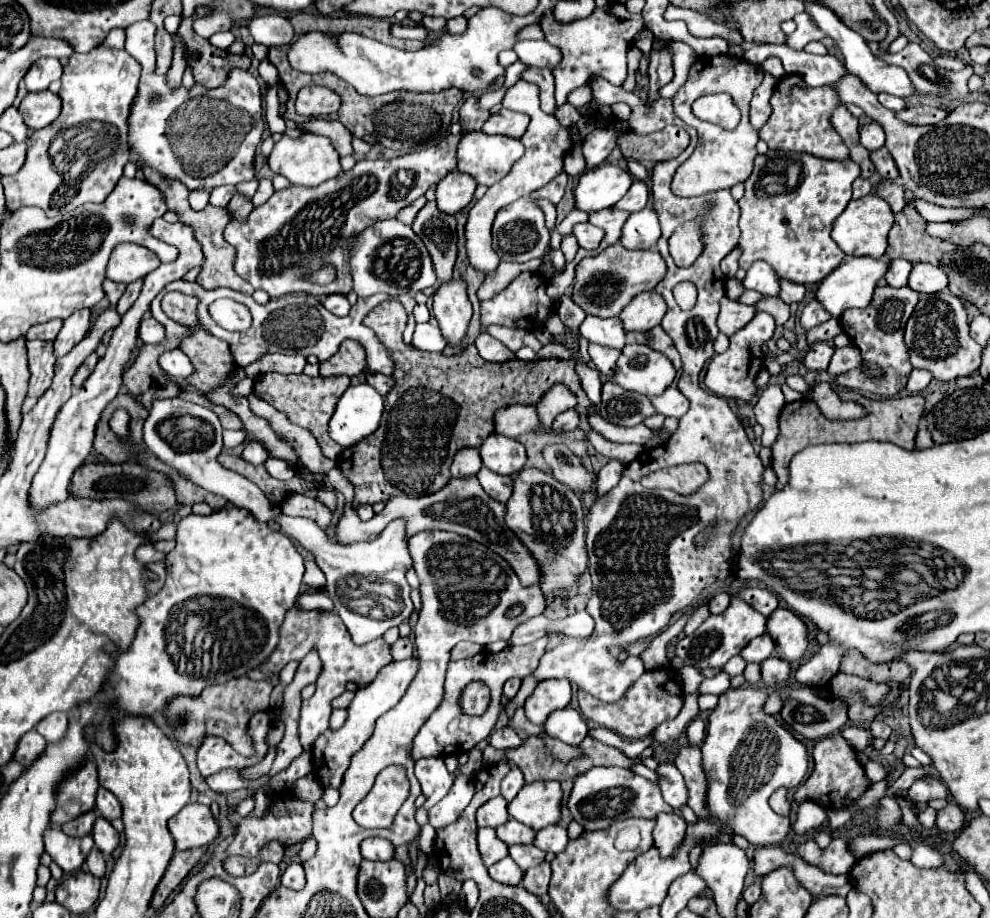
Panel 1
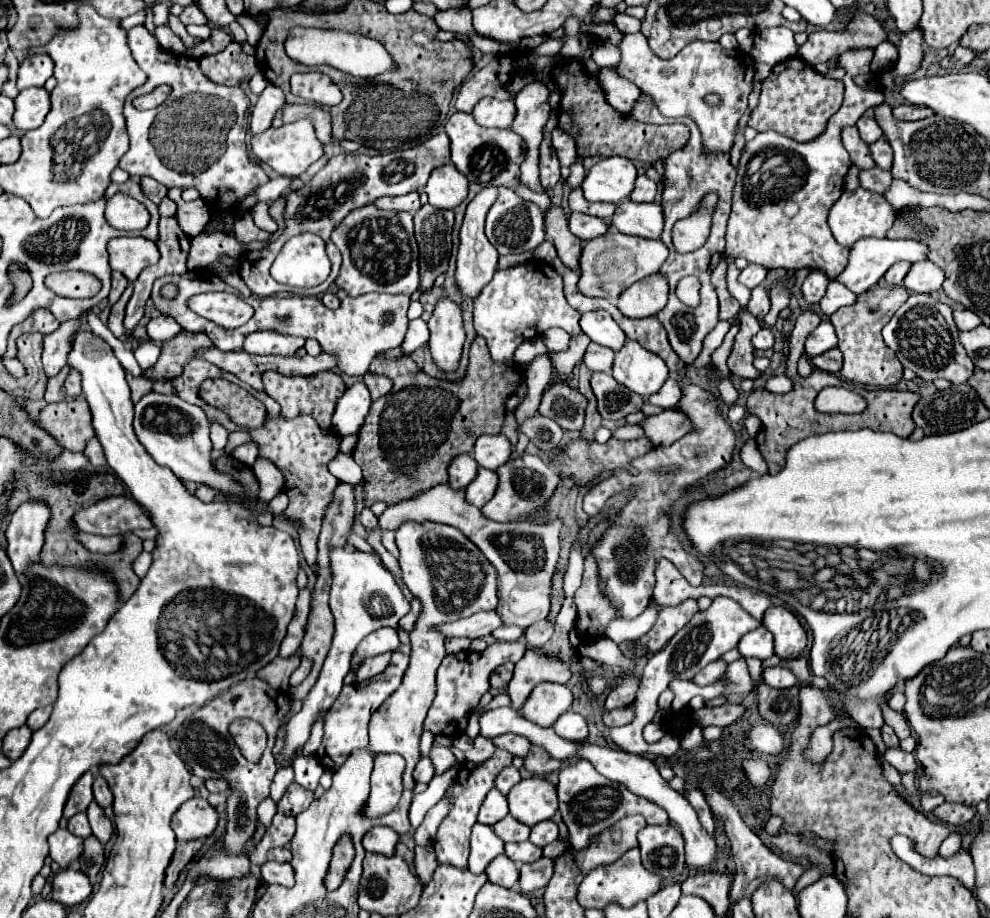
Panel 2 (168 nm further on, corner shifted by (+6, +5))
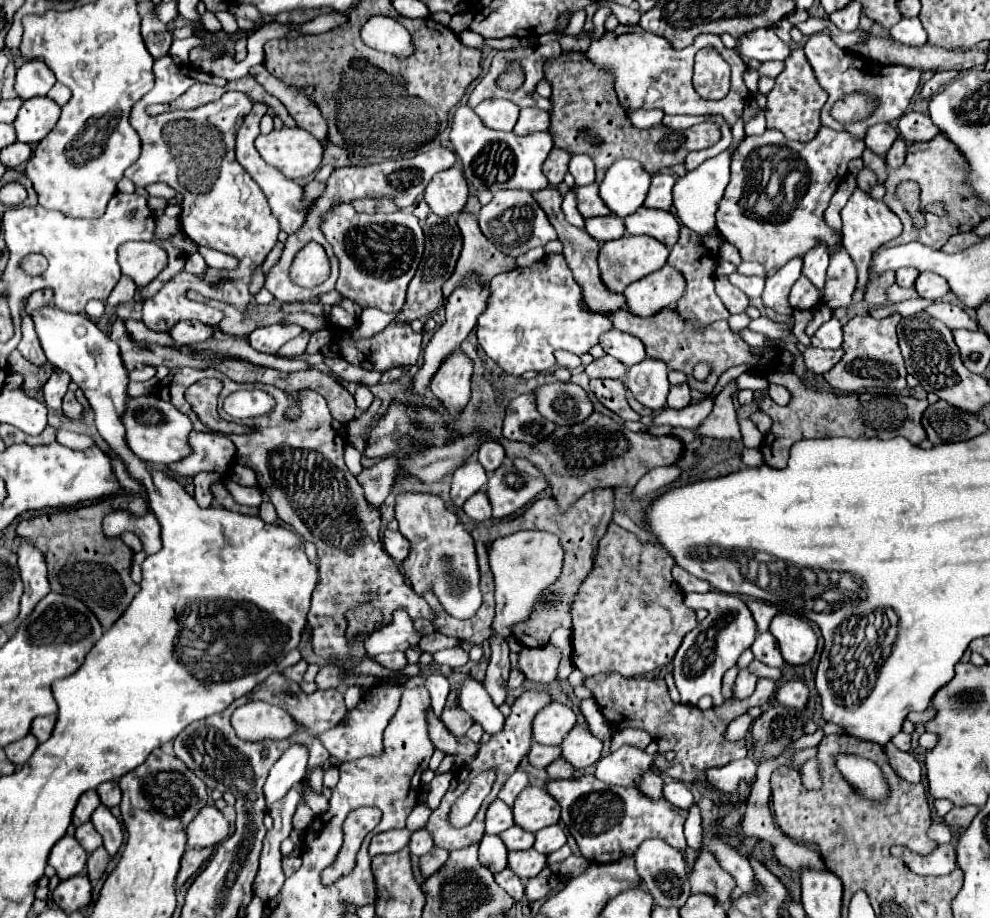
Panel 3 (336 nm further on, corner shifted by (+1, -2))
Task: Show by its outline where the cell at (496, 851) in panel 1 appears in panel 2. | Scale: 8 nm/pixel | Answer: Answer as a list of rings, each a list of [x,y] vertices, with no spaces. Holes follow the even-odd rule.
[[[475,824],[473,834],[471,834],[471,856],[469,856],[469,872],[473,874],[483,874],[487,864],[503,854],[503,842],[493,834],[491,826],[485,824]]]

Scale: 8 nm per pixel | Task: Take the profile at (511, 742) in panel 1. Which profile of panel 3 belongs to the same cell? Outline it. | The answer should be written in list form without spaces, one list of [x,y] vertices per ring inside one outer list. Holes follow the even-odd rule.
[[[532,745],[530,753],[528,753],[528,759],[534,767],[538,769],[546,769],[552,761],[556,761],[556,757],[560,759],[562,757],[562,749],[560,747],[544,747],[544,745]]]

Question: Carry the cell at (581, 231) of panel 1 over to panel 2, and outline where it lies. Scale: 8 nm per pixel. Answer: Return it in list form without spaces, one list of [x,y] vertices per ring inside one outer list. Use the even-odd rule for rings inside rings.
[[[571,212],[569,214],[569,230],[583,242],[593,240],[597,236],[603,236],[607,232],[605,222],[601,222],[601,218],[593,218],[581,212]]]

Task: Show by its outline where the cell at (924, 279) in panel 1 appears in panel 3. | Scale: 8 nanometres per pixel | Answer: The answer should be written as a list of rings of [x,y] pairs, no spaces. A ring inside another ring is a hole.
[[[920,273],[914,287],[918,295],[924,299],[940,299],[950,291],[948,285],[942,281],[942,277],[938,277],[936,273]]]

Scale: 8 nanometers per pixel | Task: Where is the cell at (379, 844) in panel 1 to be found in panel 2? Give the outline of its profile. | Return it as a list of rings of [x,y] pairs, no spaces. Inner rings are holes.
[[[375,826],[373,830],[369,830],[363,836],[363,848],[367,852],[377,852],[377,854],[383,854],[383,856],[391,856],[397,840],[399,840],[399,836],[393,830],[389,830],[385,826]]]

